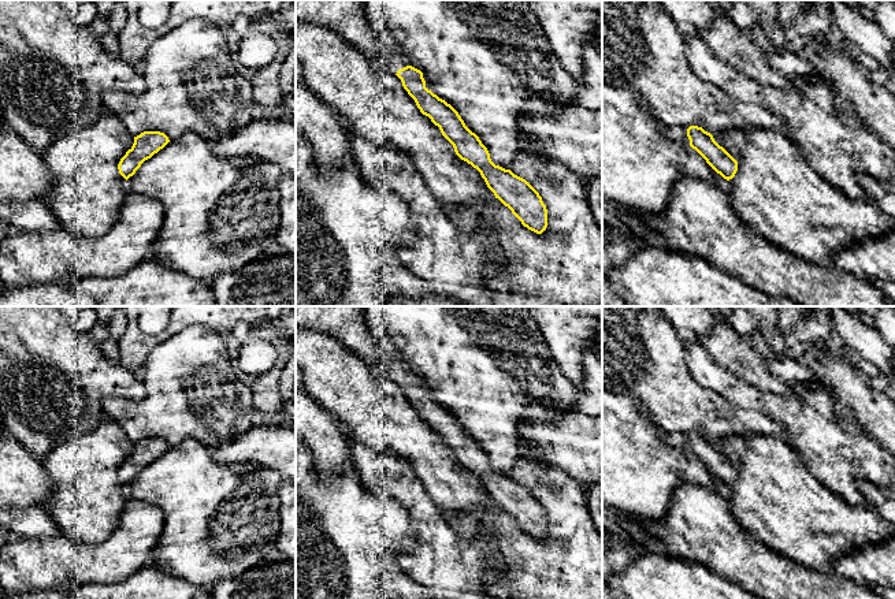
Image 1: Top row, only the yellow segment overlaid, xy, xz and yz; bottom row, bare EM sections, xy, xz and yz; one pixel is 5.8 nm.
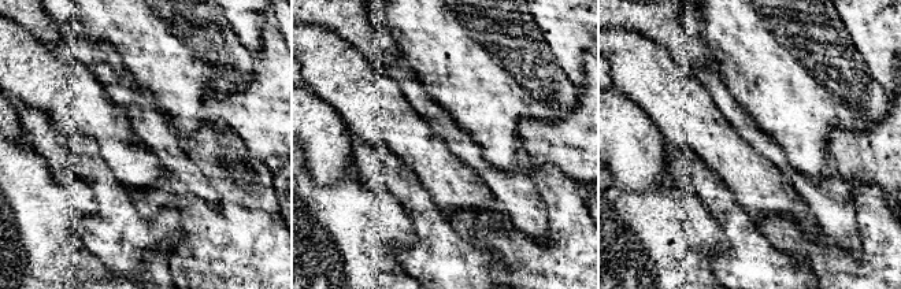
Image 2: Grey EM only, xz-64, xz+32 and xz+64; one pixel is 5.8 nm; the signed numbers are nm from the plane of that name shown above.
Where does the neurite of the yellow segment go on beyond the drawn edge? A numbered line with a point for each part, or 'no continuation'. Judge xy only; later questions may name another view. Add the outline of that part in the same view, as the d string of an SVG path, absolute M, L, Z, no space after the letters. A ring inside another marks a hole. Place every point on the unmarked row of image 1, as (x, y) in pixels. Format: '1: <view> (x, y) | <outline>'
no continuation

